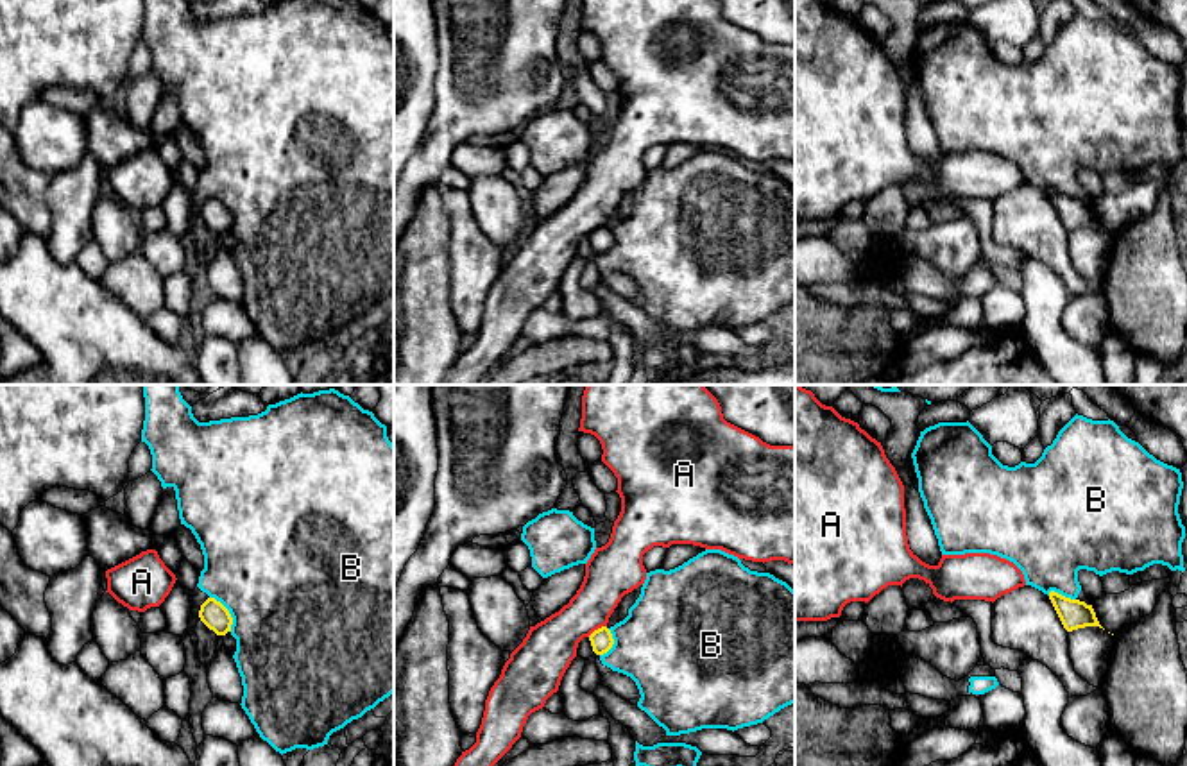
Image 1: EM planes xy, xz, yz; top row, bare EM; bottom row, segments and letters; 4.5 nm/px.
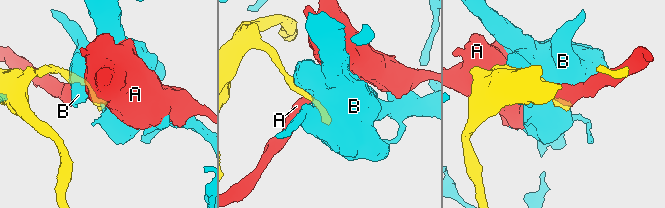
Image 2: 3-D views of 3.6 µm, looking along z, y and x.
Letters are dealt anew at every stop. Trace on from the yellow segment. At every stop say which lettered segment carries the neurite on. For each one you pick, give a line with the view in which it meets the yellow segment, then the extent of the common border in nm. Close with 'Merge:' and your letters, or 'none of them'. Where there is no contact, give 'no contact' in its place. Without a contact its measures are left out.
B: meets yellow in xy; contact 190 nm long
Merge: B

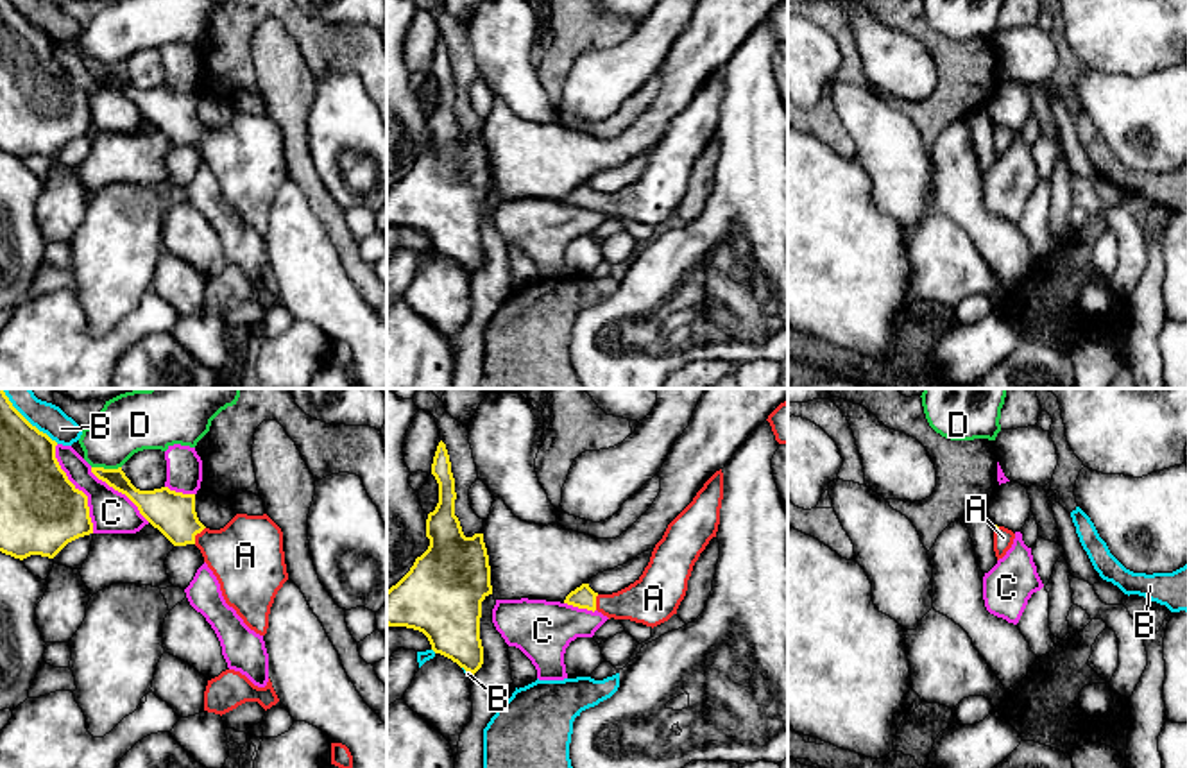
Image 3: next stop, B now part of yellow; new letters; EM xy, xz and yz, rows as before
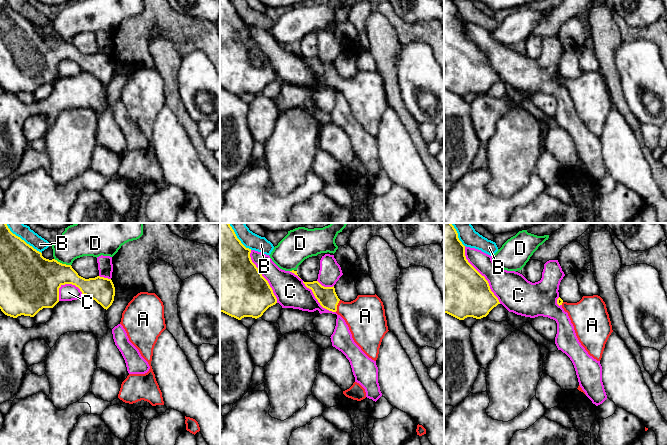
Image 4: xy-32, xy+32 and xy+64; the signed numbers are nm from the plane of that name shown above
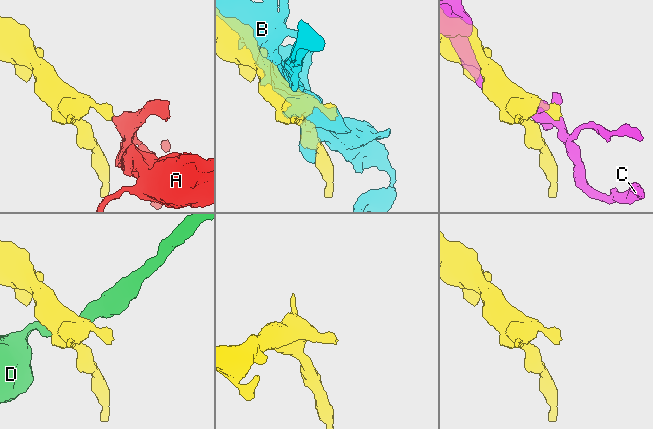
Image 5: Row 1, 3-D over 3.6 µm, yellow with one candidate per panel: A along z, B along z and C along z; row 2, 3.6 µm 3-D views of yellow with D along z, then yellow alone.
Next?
A: meets yellow in xy; contact 90 nm long
Merge: A

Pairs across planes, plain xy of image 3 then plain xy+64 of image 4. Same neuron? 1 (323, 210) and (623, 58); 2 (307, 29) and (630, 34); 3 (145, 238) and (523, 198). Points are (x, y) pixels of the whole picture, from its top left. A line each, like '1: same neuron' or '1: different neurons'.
1: different neurons
2: same neuron
3: different neurons

